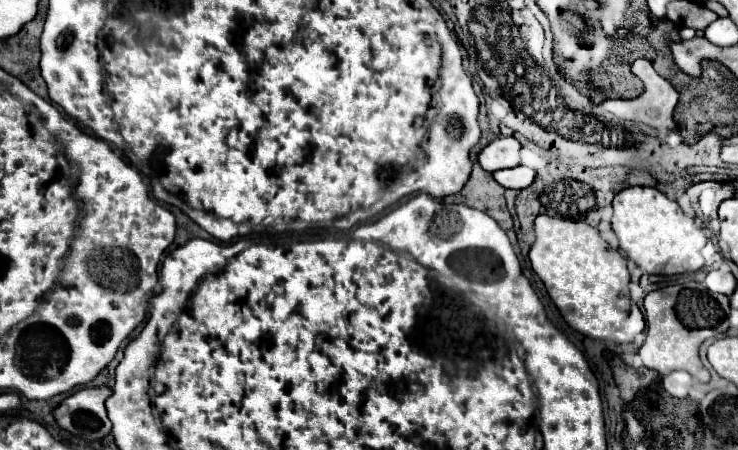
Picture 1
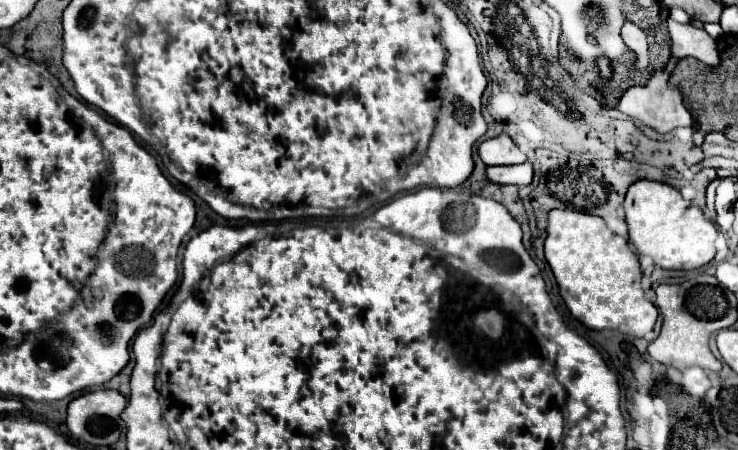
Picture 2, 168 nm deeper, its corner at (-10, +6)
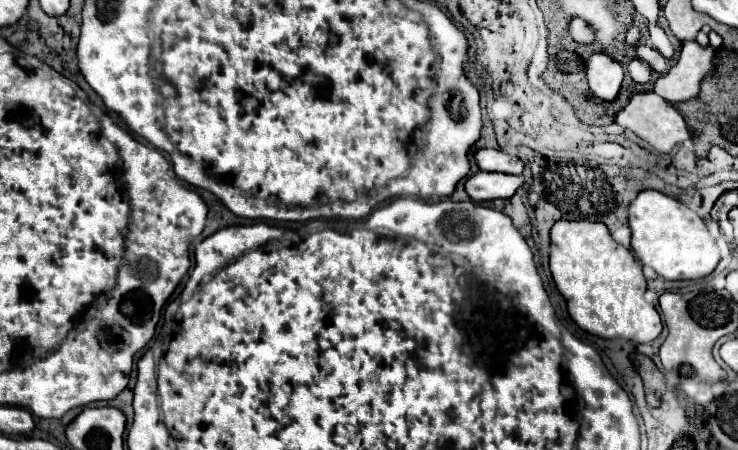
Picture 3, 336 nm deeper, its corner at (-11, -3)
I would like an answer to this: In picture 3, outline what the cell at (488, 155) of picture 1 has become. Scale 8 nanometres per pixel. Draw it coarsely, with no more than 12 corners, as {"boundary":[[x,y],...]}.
{"boundary":[[478,149],[482,171],[520,175],[524,165],[500,149]]}

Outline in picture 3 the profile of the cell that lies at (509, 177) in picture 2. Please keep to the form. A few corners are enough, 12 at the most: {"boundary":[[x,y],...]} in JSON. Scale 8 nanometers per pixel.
{"boundary":[[478,171],[466,181],[472,201],[508,199],[522,185],[516,175]]}

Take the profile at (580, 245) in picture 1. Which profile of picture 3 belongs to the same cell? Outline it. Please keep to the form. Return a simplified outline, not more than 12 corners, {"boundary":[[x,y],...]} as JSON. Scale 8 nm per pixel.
{"boundary":[[556,221],[550,271],[602,339],[662,333],[642,267],[604,223]]}

